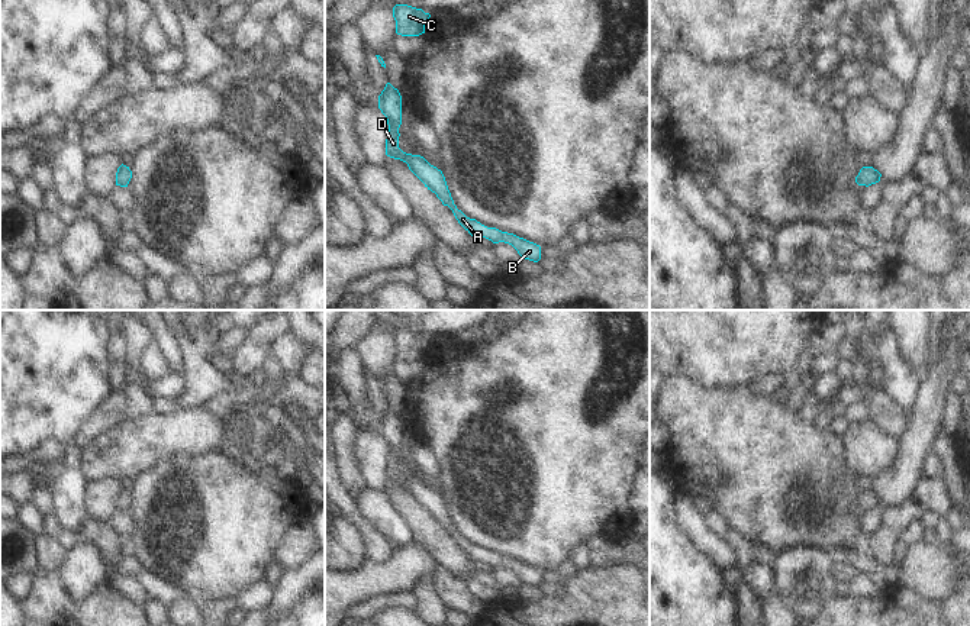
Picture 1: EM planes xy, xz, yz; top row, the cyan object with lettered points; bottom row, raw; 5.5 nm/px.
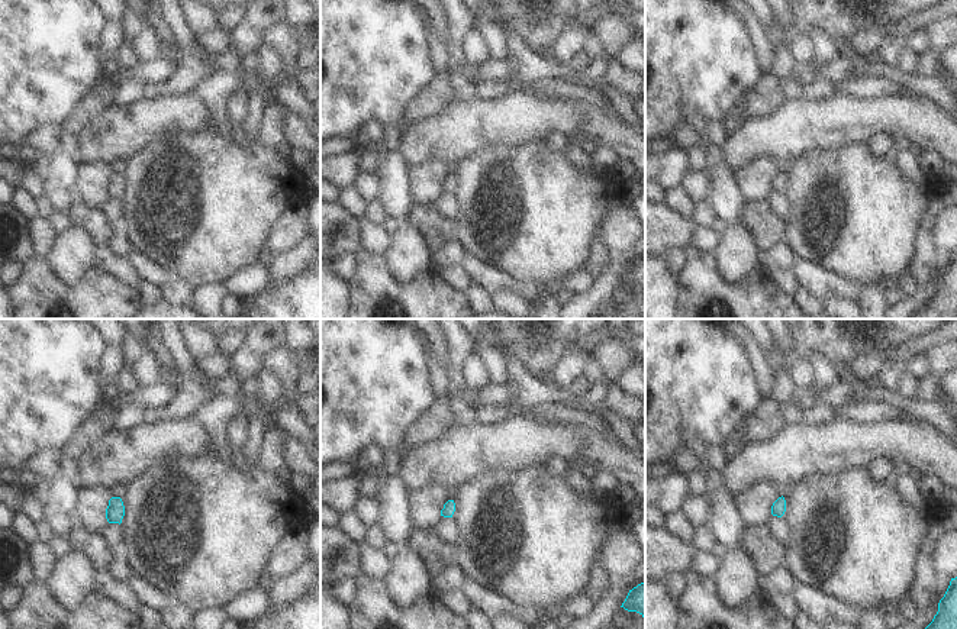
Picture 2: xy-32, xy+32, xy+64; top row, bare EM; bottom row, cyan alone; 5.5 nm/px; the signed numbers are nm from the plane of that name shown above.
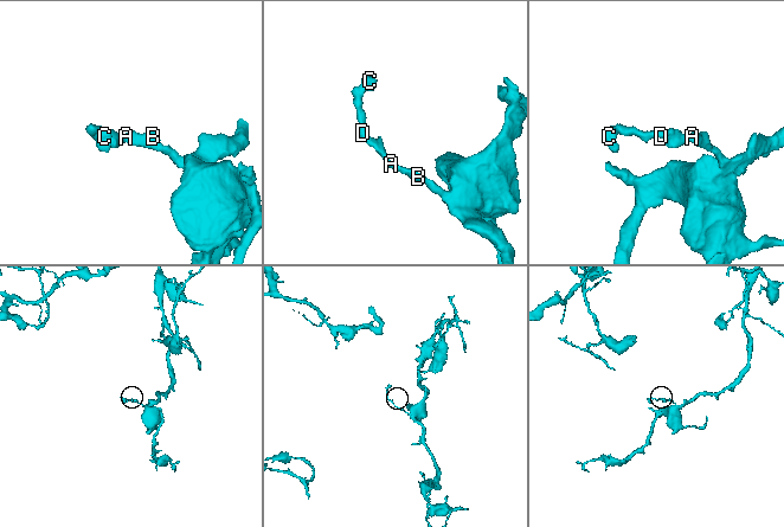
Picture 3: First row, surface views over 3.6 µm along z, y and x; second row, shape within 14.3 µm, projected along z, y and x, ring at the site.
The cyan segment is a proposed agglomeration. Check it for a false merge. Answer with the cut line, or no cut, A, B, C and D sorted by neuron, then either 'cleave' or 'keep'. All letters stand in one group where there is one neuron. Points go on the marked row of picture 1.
no cut | A B C D | keep

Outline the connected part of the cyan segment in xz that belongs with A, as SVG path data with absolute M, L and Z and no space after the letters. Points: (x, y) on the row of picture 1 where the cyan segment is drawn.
M390 83L378 96L378 109L387 119L389 133L386 139L386 155L407 164L409 170L425 184L428 190L436 194L444 206L448 206L458 223L471 235L492 241L493 243L505 242L512 245L522 259L538 262L541 259L541 246L519 238L513 233L502 232L496 228L487 228L476 219L467 217L457 209L448 190L445 177L441 170L431 165L423 156L406 154L399 148L399 128L402 125L402 96Z

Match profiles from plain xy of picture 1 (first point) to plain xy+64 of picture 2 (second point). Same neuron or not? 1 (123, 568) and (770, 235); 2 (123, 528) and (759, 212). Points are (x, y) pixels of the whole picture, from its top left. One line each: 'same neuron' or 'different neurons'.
1: different neurons
2: different neurons

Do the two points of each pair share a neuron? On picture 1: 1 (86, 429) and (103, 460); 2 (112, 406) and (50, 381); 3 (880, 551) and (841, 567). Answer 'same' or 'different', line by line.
1: different
2: different
3: different

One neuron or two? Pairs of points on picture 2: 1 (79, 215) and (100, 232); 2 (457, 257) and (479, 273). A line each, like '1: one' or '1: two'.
1: one
2: one

